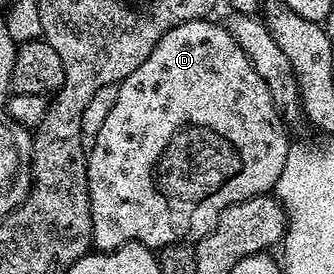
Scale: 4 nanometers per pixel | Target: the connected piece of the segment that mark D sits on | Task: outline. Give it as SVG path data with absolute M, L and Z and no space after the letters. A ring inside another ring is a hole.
M214 20L199 22L184 22L171 28L155 44L151 56L131 72L131 76L124 78L117 86L115 108L103 120L103 128L92 139L85 159L85 171L89 181L89 215L93 225L93 246L98 251L108 252L124 246L126 242L139 242L142 246L160 248L169 246L173 242L186 240L200 240L207 237L217 224L217 219L228 211L230 206L238 202L248 202L250 198L265 196L276 187L279 172L283 172L283 164L287 164L287 152L291 145L289 134L285 131L286 119L273 99L273 93L267 88L263 76L255 72L255 68L239 48L239 44L231 36L231 32L224 25Z

